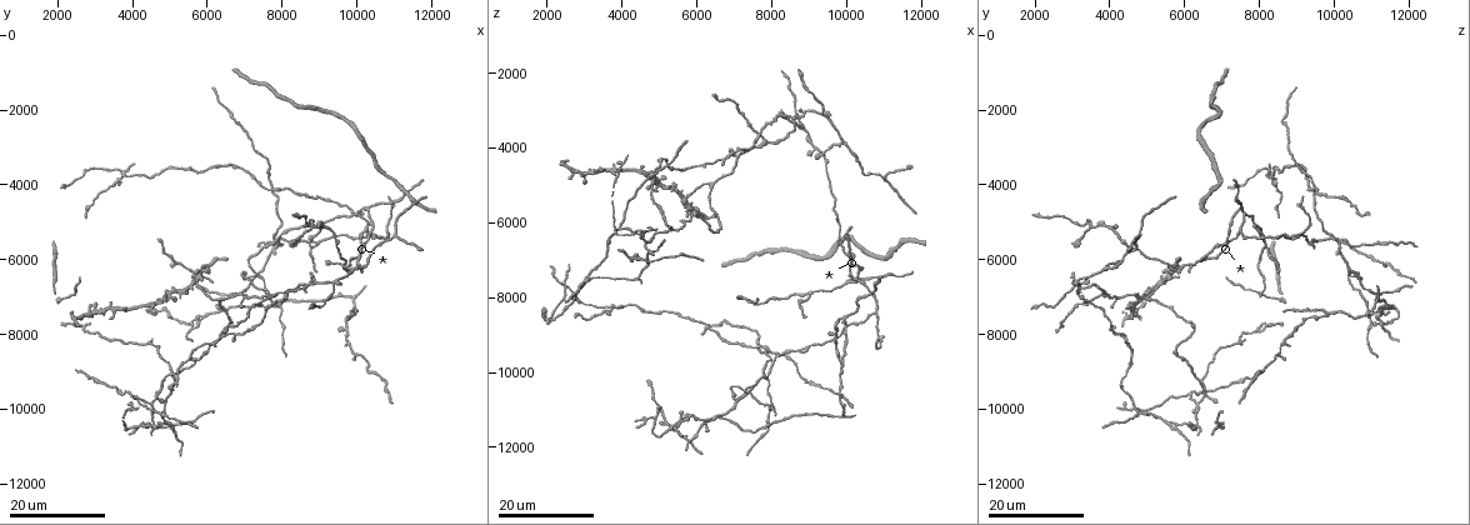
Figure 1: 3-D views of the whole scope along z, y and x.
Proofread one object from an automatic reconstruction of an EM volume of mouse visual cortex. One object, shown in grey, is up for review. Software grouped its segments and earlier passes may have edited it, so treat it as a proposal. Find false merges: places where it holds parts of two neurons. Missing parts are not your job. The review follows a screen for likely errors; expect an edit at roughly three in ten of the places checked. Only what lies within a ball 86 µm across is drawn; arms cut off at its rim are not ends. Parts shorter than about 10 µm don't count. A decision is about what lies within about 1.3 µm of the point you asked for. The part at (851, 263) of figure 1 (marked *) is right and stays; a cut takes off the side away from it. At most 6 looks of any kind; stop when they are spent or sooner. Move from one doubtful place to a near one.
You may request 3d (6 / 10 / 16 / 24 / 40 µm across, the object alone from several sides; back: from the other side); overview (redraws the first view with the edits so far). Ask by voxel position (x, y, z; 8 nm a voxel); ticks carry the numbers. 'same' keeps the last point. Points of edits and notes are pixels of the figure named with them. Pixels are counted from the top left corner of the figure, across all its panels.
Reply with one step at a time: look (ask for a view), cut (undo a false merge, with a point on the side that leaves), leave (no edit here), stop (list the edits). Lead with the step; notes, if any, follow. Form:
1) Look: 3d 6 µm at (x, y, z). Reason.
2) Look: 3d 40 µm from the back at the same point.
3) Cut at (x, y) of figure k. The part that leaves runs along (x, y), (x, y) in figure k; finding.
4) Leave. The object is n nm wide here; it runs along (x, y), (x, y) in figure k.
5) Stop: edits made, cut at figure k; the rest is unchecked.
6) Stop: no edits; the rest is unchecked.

Look: 3d 16 µm at (9700, 6300, 5800). Thick turns thin.

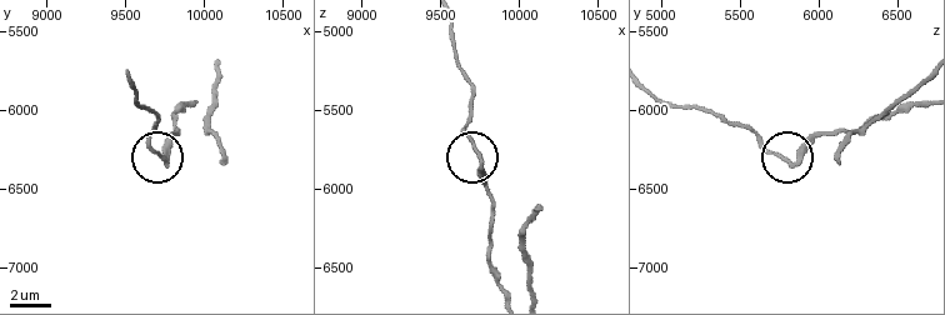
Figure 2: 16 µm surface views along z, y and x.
Look: 3d 10 µm at (9740, 6340, 5800).

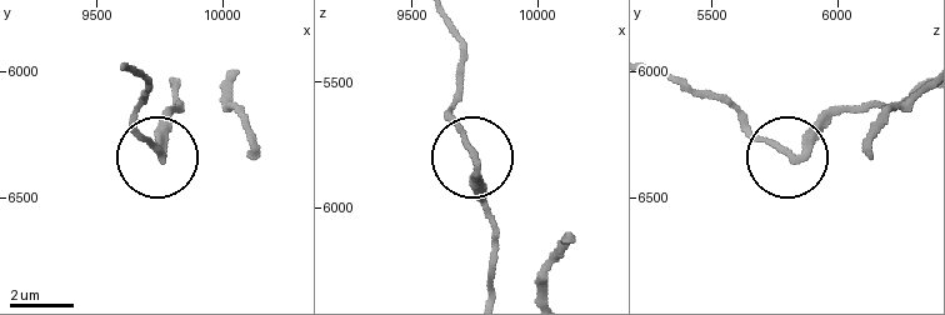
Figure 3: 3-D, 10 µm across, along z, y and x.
Cut at (143, 139) of figure 3. The part that leaves runs along (160, 161), (136, 120), (144, 83), (131, 66) in figure 3; a second neuron is stuck on.

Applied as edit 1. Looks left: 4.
Look: overview.

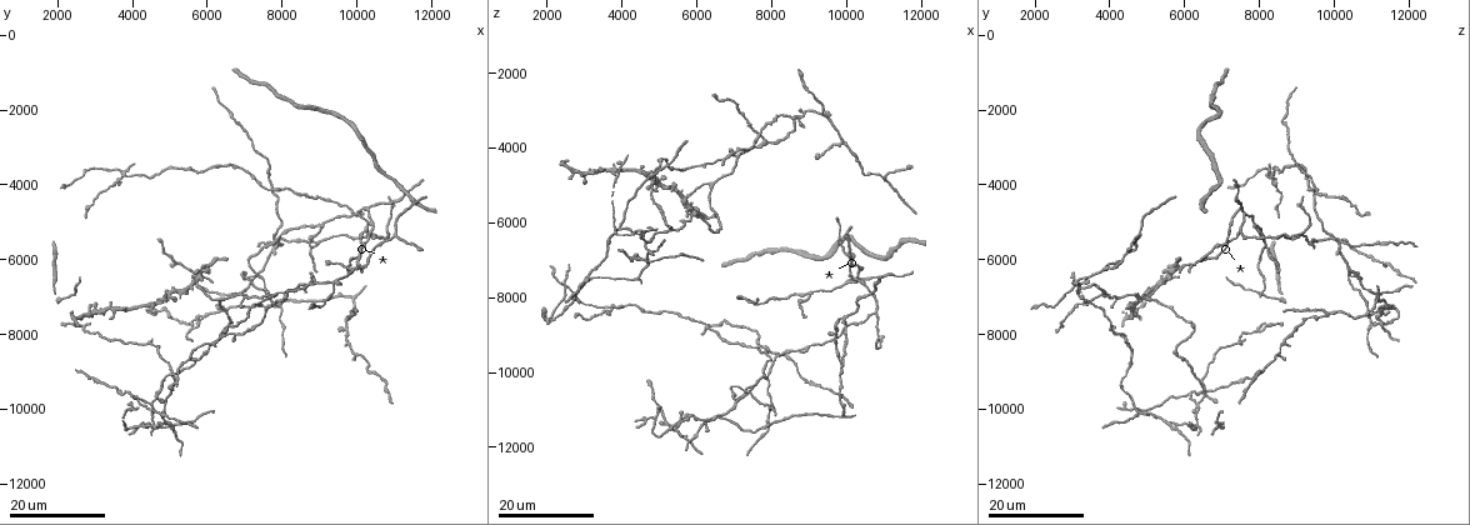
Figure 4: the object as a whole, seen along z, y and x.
Look: 3d 16 µm at (8600, 6700, 3300). Looks like a crossing.

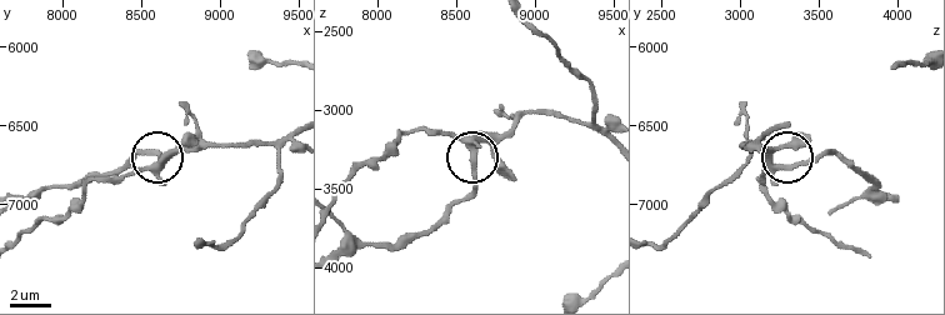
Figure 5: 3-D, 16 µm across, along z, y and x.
Look: 3d 10 µm at (8600, 6780, 3280). Zoom in.

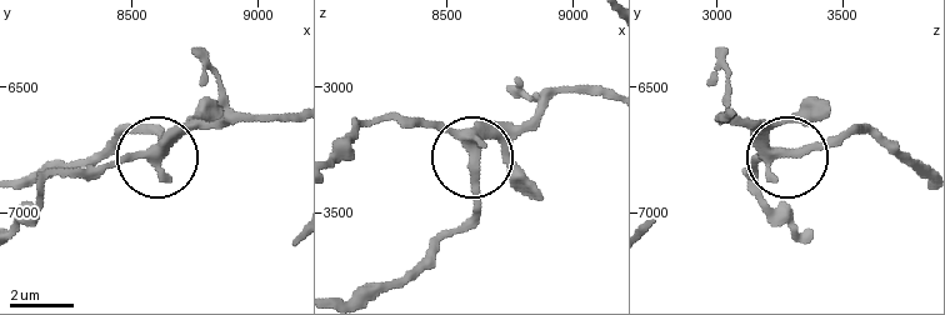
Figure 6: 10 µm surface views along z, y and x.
Look: 3d 6 µm at (8600, 6770, 3270). Closer look.

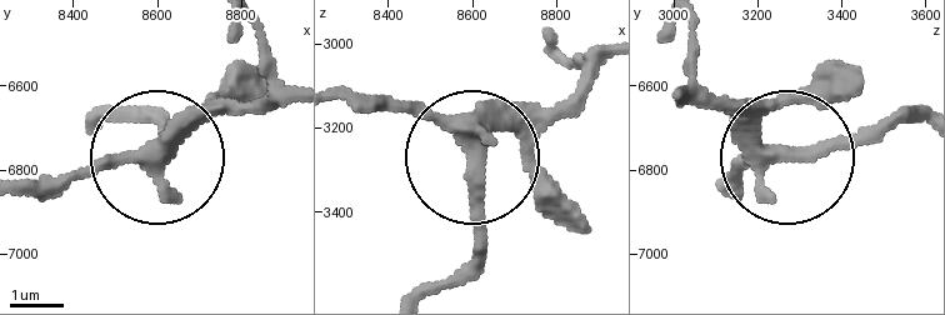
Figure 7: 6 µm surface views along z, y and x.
Leave. 4 arms meet here; it runs along (686, 90), (736, 104), (780, 154), (726, 180) in figure 7; all the same neuron.

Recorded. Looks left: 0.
Stop: edits made, cut at figure 3; the rest is unchecked.

